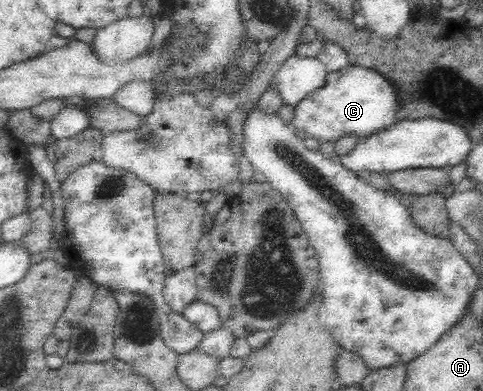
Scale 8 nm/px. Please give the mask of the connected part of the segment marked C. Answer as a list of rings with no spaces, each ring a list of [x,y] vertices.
[[[350,65],[342,69],[328,72],[326,83],[306,96],[296,107],[293,107],[294,117],[291,122],[296,129],[302,129],[306,136],[315,137],[320,143],[330,141],[334,143],[344,136],[354,136],[358,140],[385,132],[393,128],[398,121],[406,120],[405,101],[402,100],[402,89],[388,76],[378,70],[365,68],[359,65]]]

